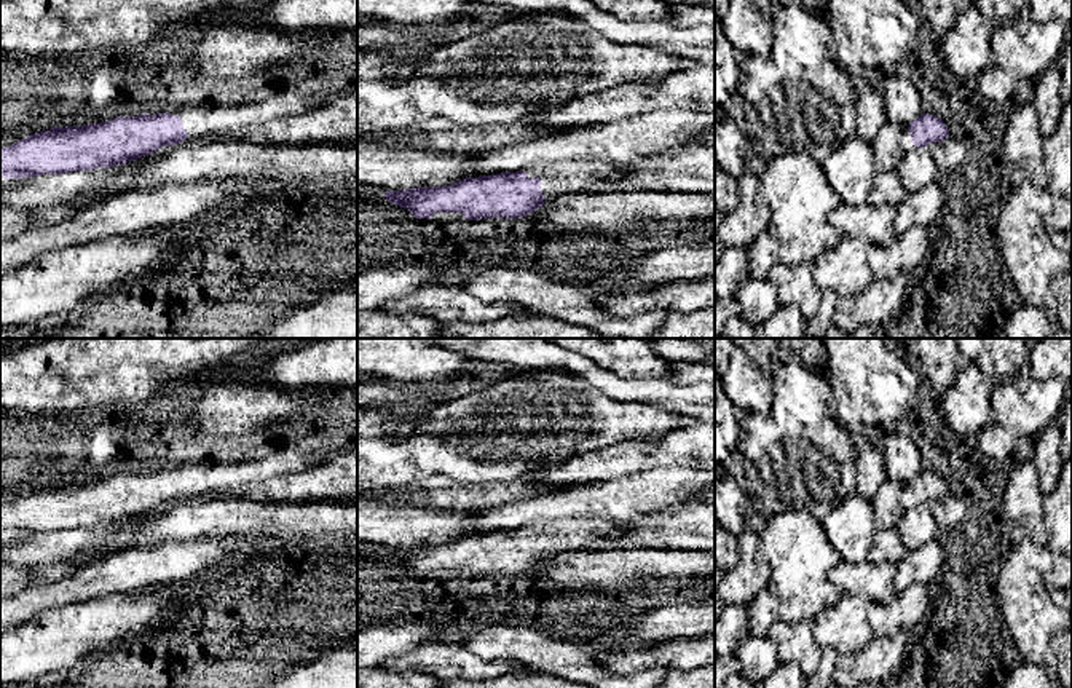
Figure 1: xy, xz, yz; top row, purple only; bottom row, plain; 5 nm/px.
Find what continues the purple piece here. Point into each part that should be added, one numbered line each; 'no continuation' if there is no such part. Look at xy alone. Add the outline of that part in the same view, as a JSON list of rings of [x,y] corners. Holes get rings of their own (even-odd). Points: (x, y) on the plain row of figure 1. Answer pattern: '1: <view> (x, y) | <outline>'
1: xy (200, 479) | [[[295,444],[276,449],[270,455],[252,461],[206,461],[199,465],[169,468],[168,471],[180,474],[183,487],[188,490],[185,498],[201,498],[212,492],[223,493],[246,484],[265,482],[273,477],[303,474],[327,460],[354,450],[357,450],[357,447],[351,444],[325,449]]]

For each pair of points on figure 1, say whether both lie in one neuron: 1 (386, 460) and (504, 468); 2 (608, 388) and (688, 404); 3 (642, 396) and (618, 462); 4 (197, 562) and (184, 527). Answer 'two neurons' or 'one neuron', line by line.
1: one neuron
2: one neuron
3: two neurons
4: two neurons

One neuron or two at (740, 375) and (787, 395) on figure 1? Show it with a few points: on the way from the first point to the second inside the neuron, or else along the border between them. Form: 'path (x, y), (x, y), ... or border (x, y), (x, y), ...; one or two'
border (772, 372), (771, 407), (764, 412), (750, 414); two

